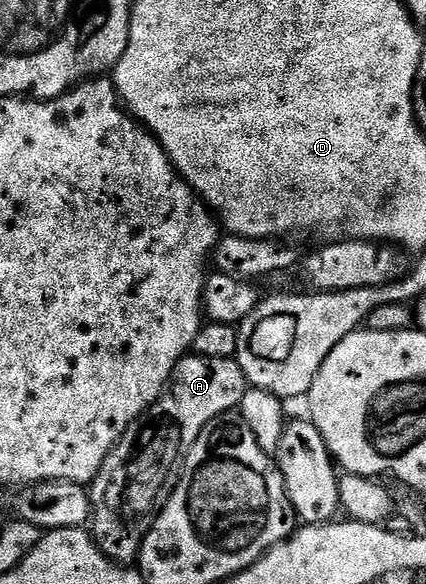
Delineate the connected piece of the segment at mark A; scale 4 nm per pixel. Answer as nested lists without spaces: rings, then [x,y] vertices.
[[[188,355],[177,363],[171,376],[169,391],[164,392],[159,400],[154,401],[150,409],[144,411],[123,432],[121,439],[115,445],[115,450],[105,459],[101,471],[89,486],[91,494],[89,532],[95,538],[97,547],[109,560],[124,567],[136,564],[145,535],[149,535],[149,531],[155,526],[155,521],[161,515],[165,503],[169,503],[177,487],[193,443],[197,443],[201,431],[205,431],[210,421],[217,419],[223,413],[238,410],[248,388],[245,371],[241,371],[235,357],[209,359],[198,355]]]

